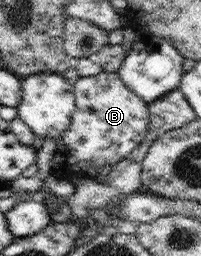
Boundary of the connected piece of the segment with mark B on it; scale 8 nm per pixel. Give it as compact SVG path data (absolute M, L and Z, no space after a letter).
M105 72L97 76L79 77L74 84L75 110L72 113L70 129L56 139L56 152L52 158L51 170L58 178L64 178L76 184L78 178L84 178L80 170L93 164L94 166L103 167L108 164L116 164L125 159L134 149L137 149L146 134L148 134L148 105L132 93L128 86L120 79L119 73Z

